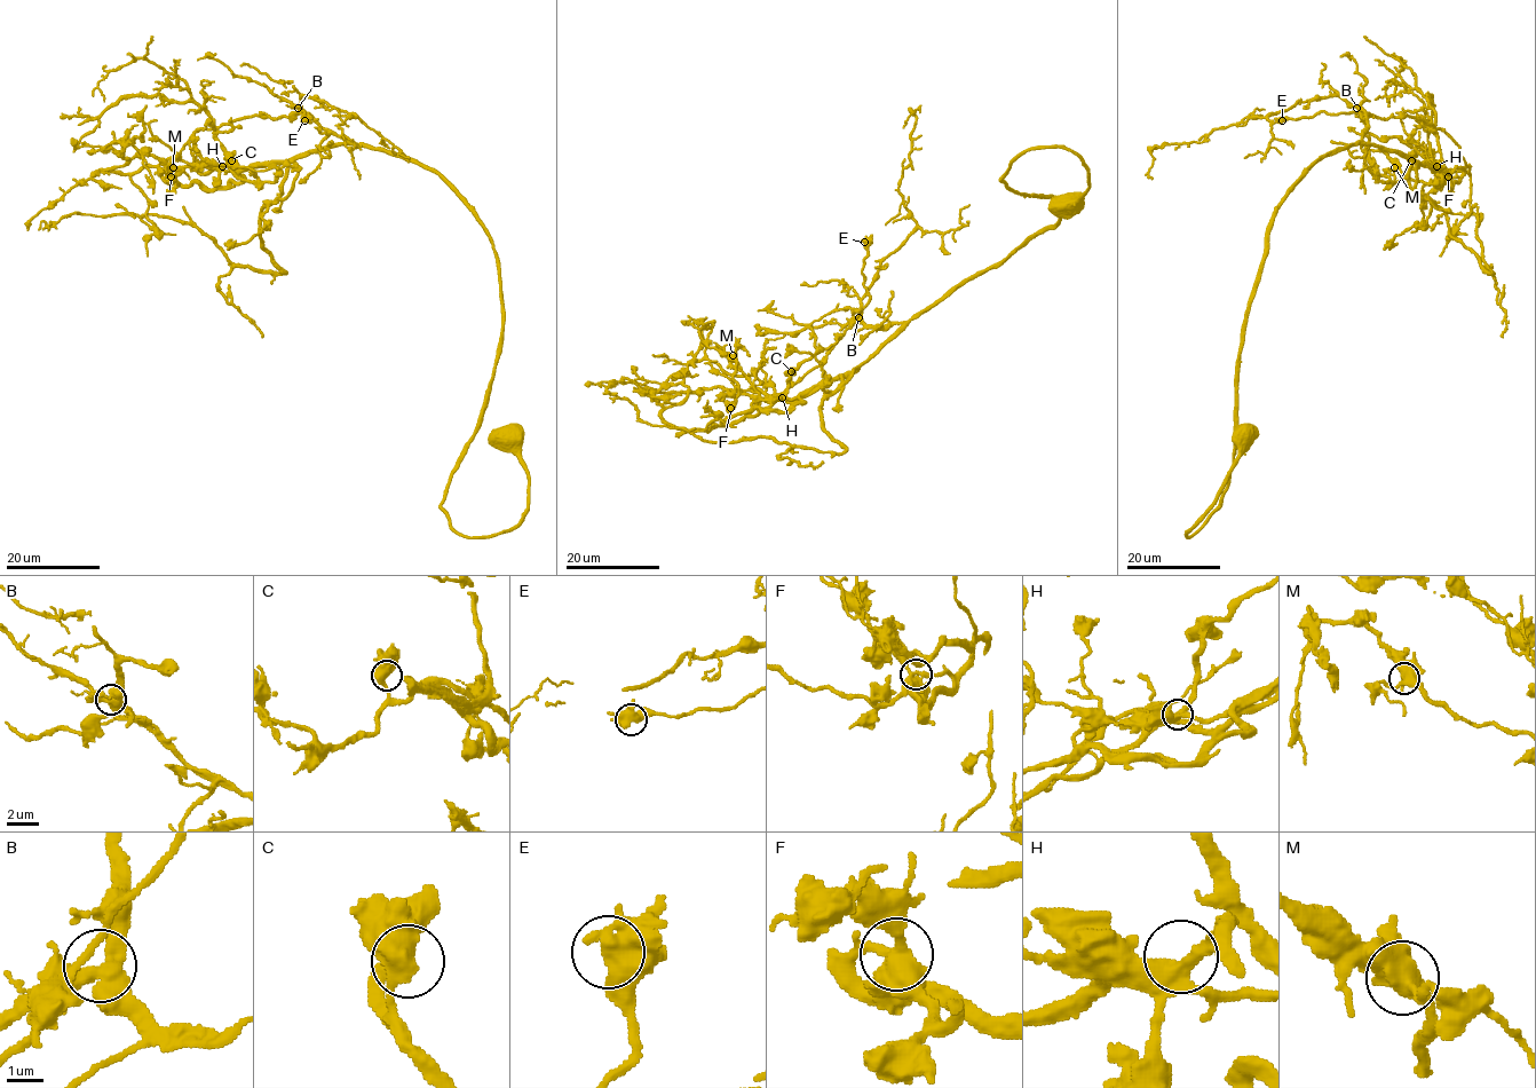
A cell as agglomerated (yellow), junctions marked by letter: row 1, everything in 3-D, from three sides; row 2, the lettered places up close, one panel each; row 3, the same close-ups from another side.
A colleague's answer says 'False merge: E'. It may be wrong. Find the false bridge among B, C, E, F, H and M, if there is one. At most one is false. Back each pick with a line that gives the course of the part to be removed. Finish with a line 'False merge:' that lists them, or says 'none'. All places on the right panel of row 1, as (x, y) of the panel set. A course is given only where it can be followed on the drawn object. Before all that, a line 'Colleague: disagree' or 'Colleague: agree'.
Colleague: disagree
False merge: none

